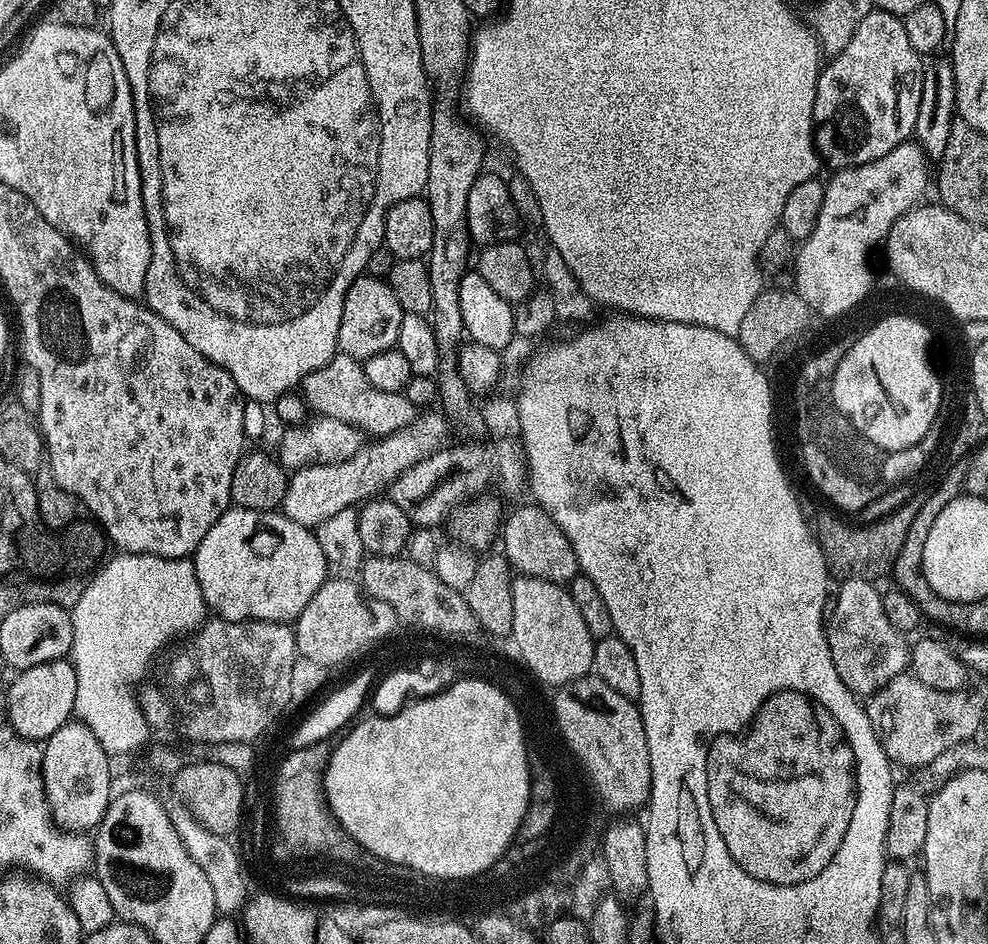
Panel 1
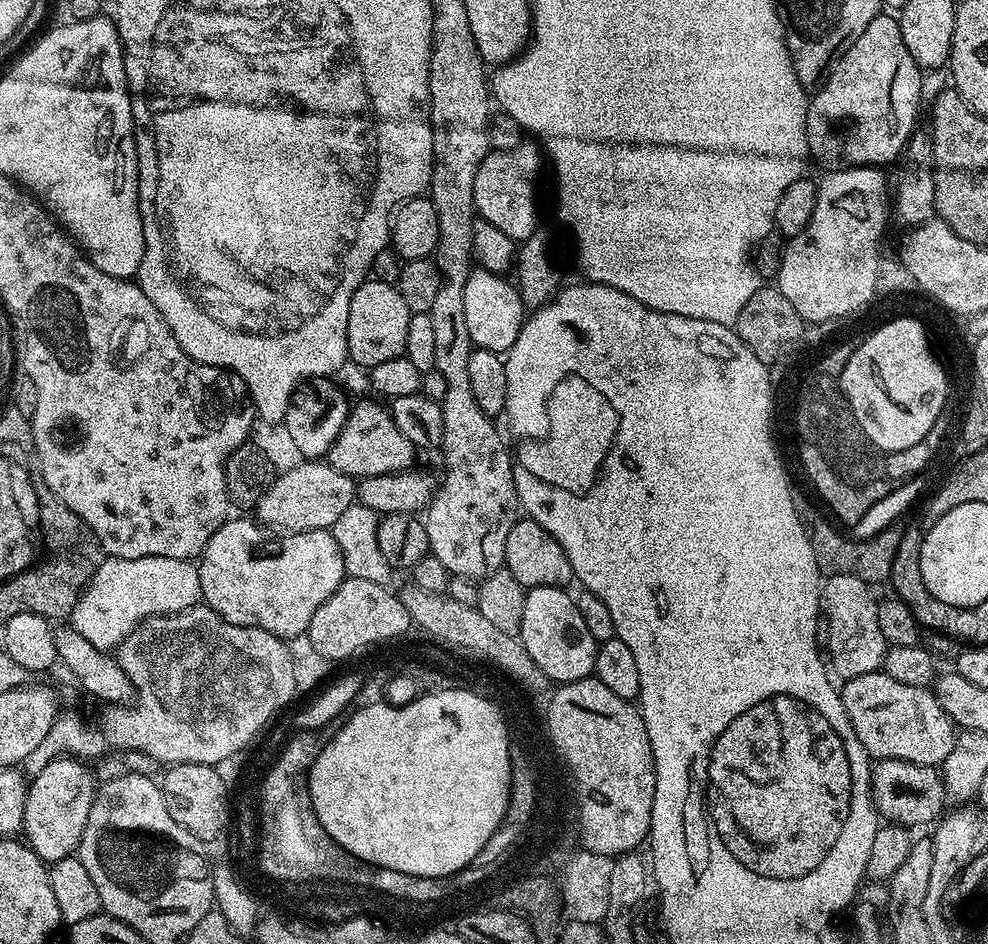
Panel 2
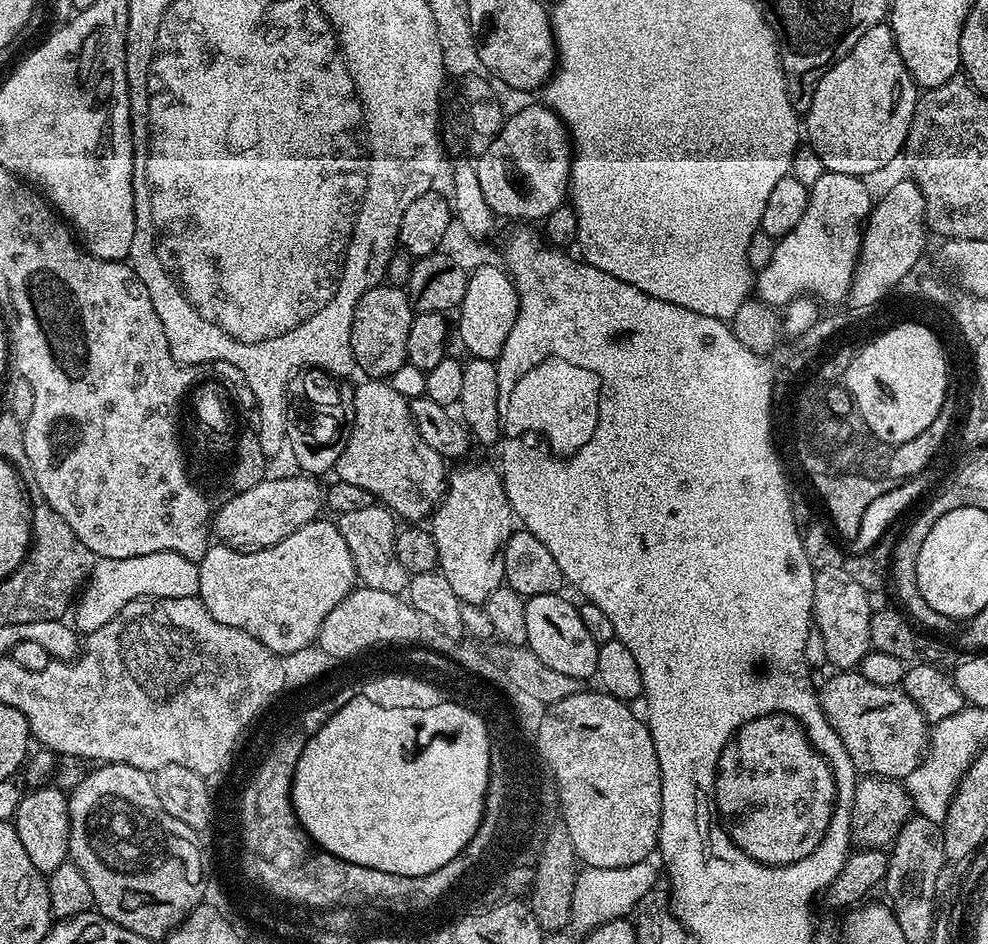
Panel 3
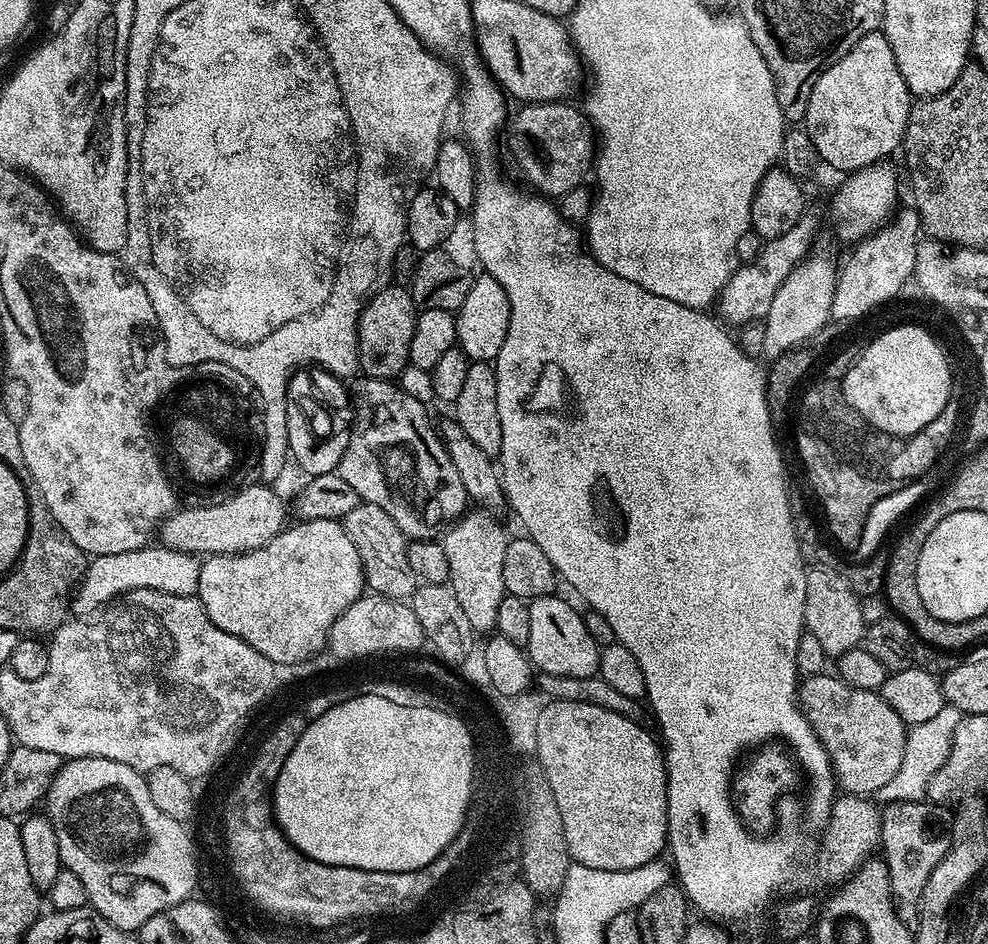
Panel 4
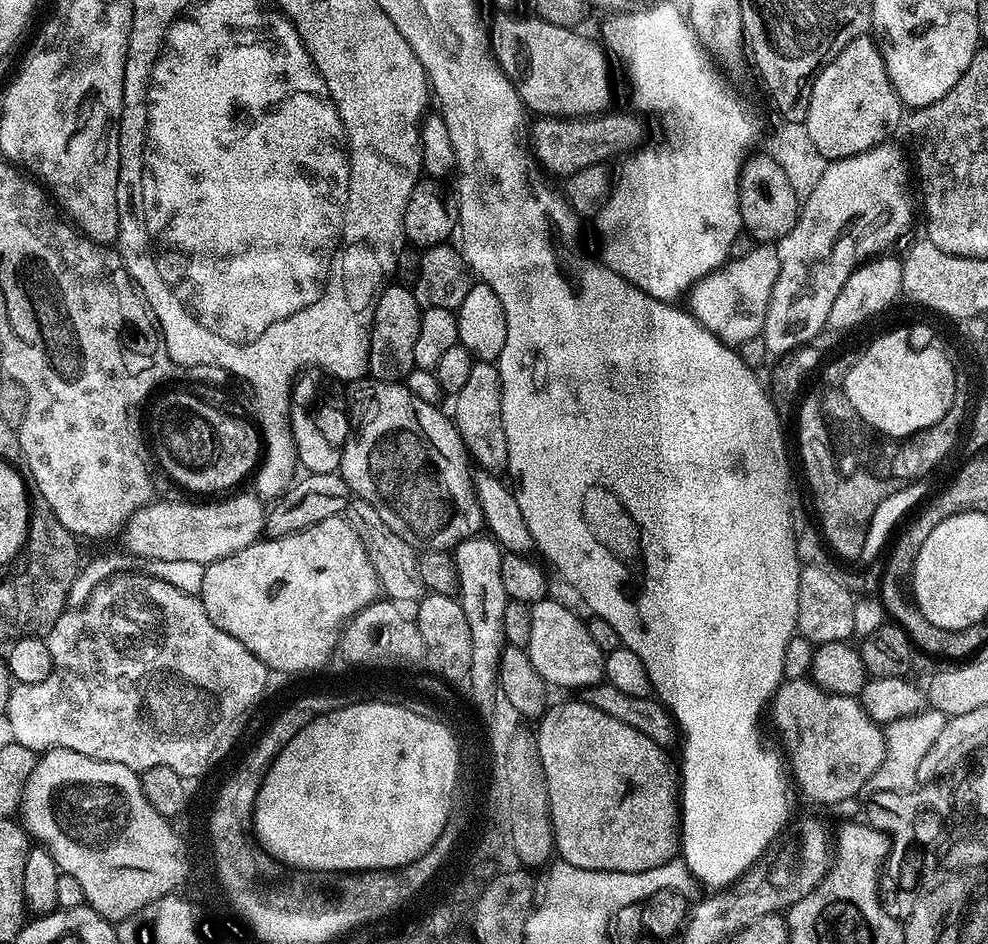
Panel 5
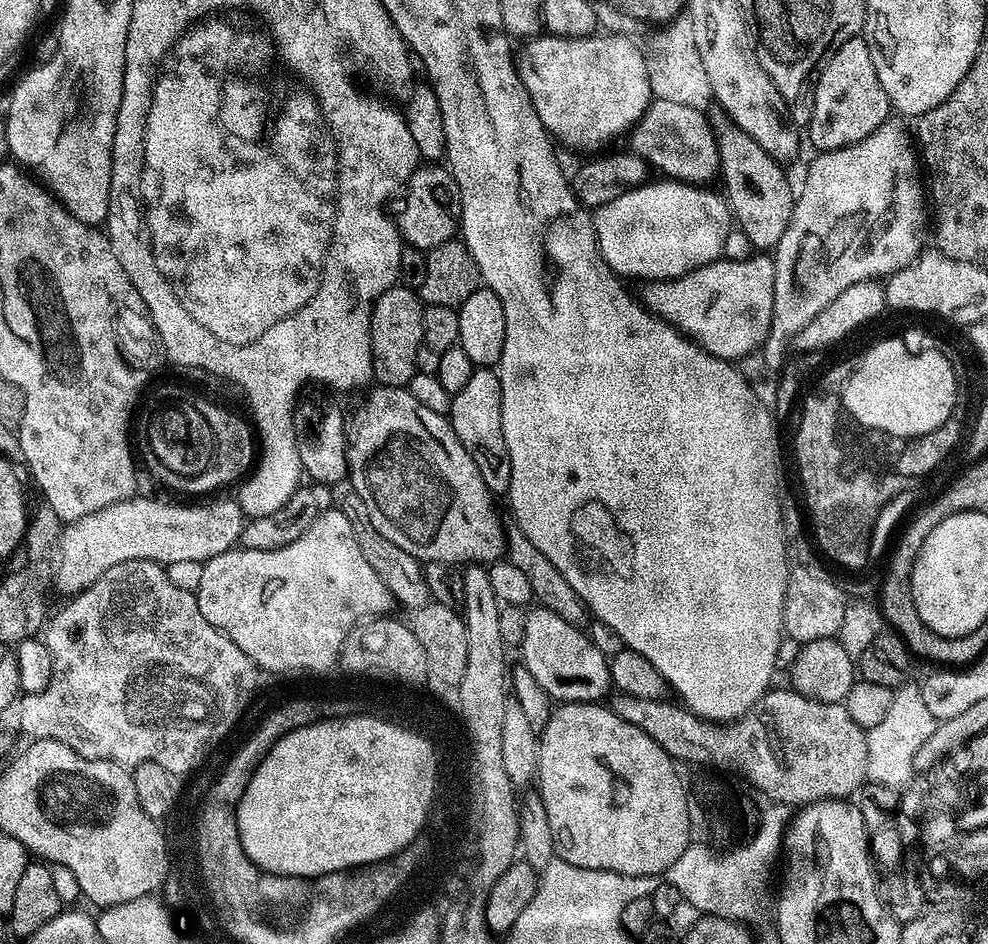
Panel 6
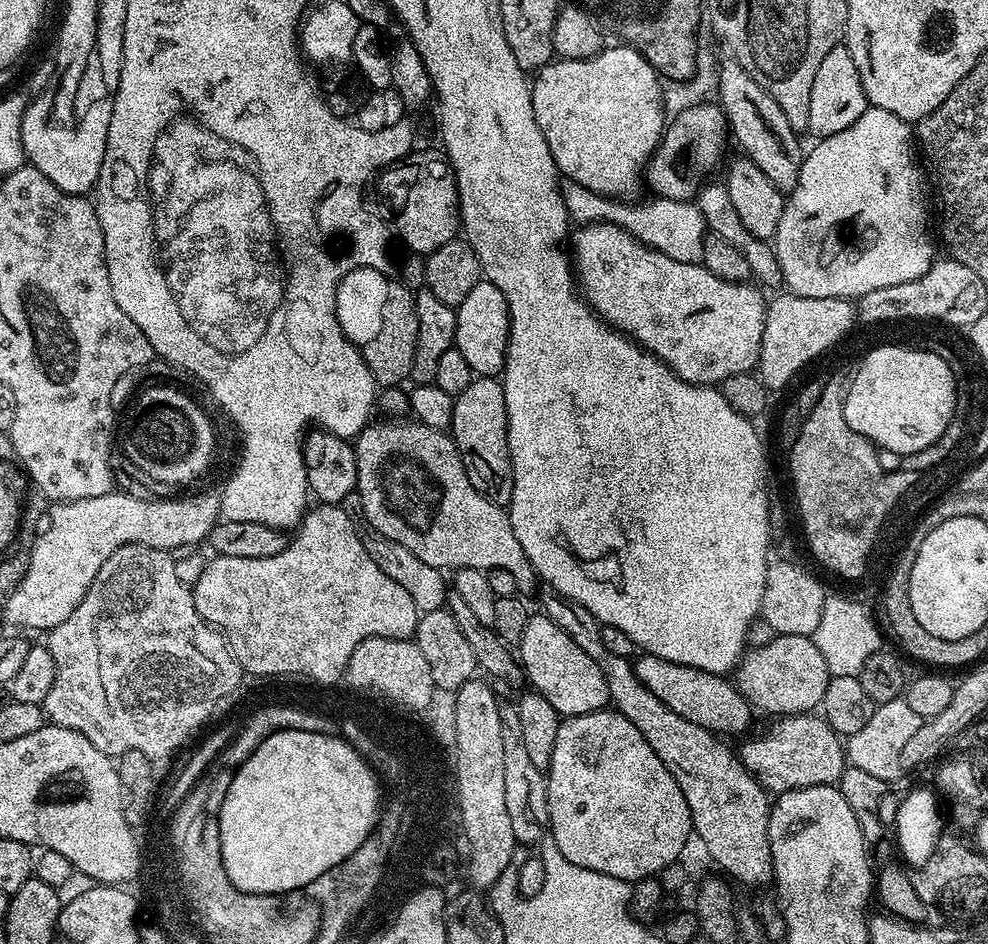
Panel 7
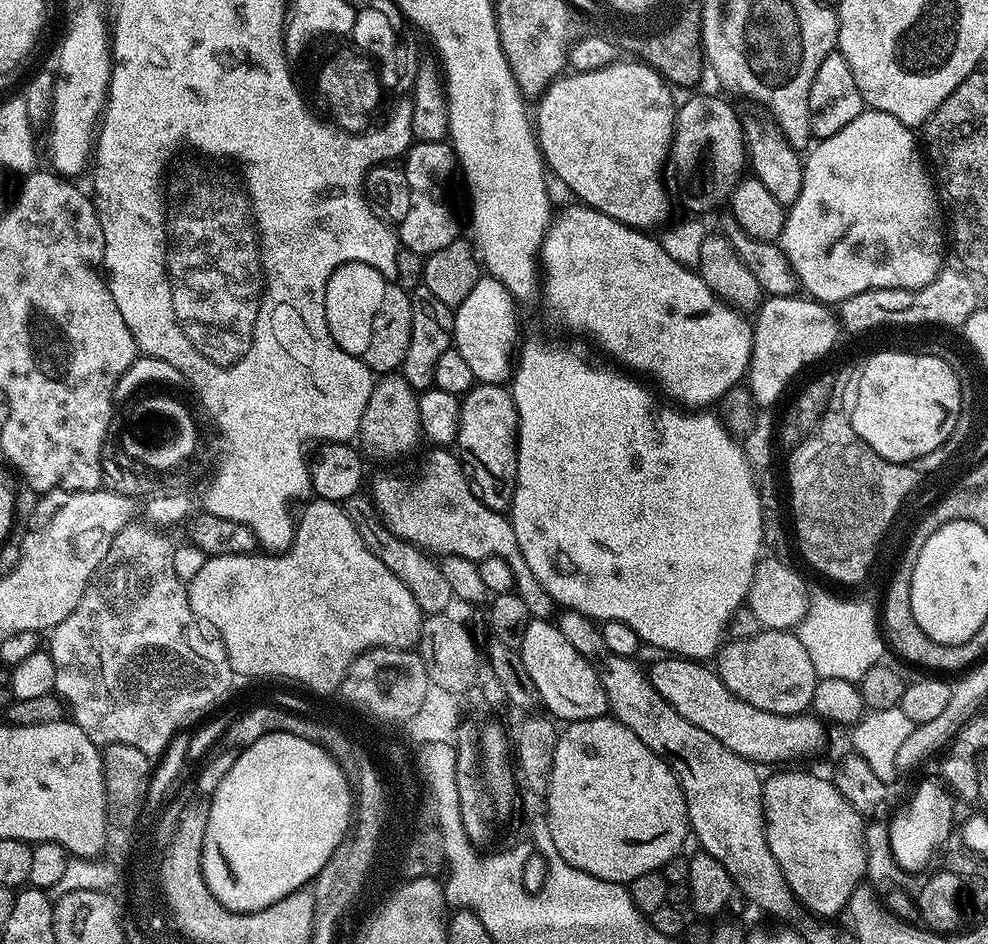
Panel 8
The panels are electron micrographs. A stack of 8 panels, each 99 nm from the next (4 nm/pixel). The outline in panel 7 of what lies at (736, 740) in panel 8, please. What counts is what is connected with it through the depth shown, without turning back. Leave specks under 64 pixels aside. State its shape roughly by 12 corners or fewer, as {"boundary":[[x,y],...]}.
{"boundary":[[637,655],[638,682],[674,714],[725,737],[750,705],[731,679]]}

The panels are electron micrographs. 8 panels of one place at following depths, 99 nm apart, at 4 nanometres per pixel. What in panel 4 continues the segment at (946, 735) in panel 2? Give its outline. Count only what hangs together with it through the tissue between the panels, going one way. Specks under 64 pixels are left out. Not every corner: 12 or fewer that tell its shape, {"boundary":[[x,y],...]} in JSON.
{"boundary":[[839,675],[798,688],[801,712],[845,793],[898,773],[909,729]]}

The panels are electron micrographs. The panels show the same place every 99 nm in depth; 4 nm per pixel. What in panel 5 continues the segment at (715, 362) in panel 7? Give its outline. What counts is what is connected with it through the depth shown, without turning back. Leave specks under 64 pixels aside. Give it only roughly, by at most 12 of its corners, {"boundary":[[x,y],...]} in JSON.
{"boundary":[[768,242],[692,285],[687,311],[722,343],[763,333],[780,259]]}

